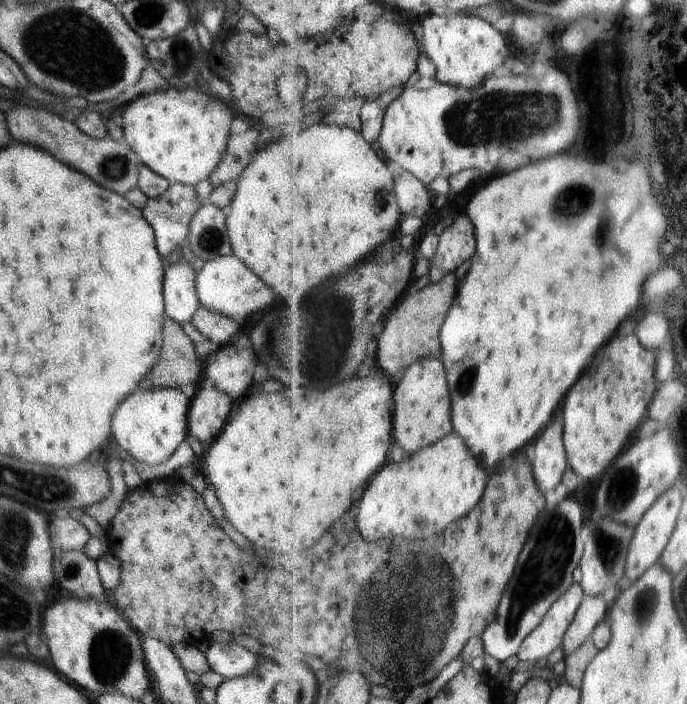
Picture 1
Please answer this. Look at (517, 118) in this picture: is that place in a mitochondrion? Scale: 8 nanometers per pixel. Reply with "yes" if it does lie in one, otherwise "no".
yes

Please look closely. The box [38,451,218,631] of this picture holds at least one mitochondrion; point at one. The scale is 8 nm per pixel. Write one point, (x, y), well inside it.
(73, 569)

